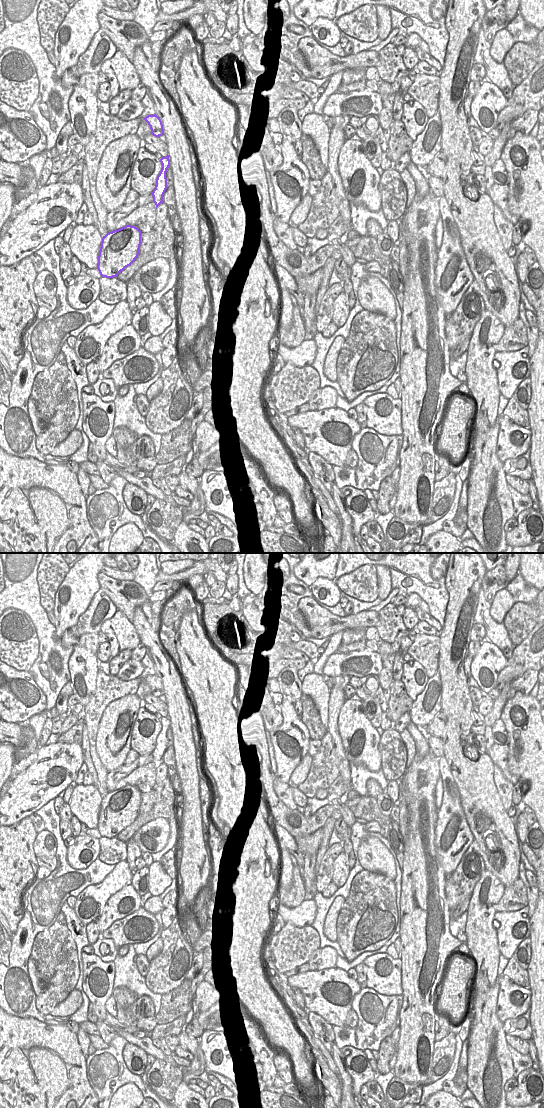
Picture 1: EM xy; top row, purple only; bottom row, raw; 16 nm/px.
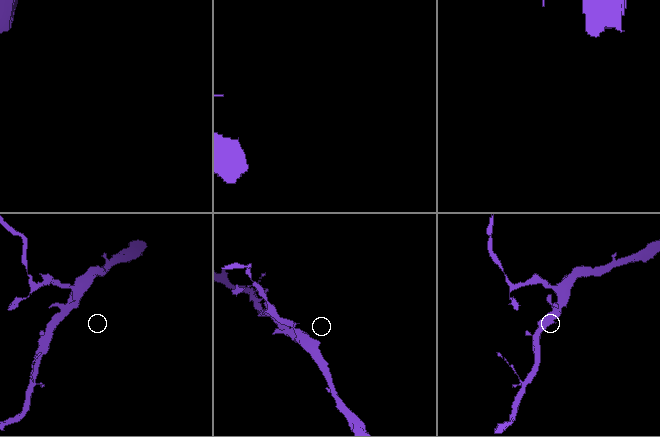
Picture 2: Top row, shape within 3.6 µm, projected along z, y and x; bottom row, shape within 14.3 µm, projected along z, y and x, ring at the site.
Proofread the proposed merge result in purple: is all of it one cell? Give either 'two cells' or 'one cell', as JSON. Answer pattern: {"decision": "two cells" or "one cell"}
{"decision": "one cell"}

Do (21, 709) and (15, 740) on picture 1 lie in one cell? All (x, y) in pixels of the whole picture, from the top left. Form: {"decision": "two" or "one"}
{"decision": "two"}

